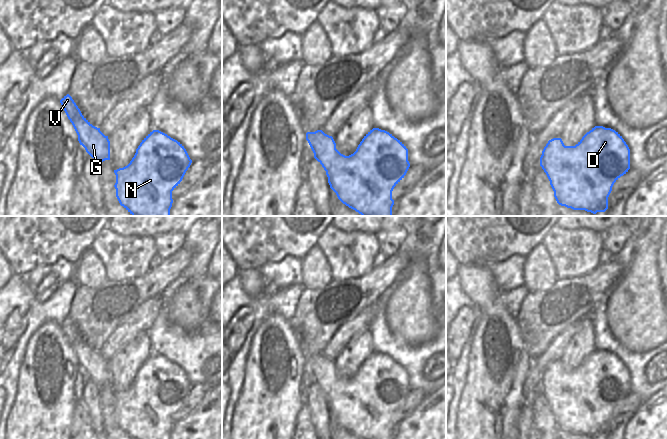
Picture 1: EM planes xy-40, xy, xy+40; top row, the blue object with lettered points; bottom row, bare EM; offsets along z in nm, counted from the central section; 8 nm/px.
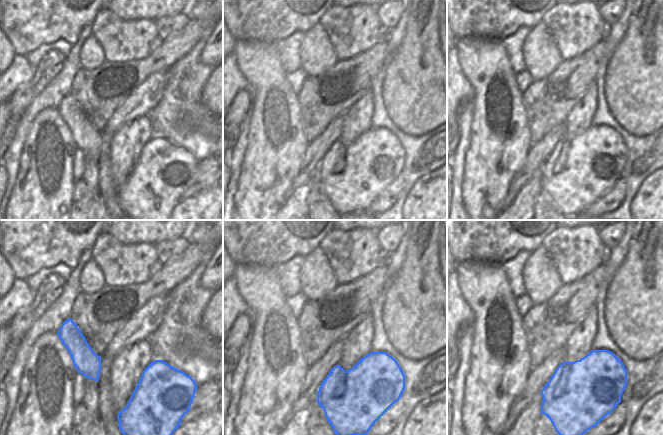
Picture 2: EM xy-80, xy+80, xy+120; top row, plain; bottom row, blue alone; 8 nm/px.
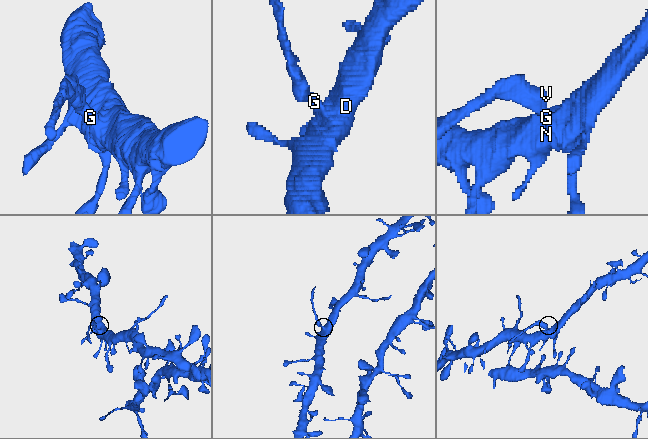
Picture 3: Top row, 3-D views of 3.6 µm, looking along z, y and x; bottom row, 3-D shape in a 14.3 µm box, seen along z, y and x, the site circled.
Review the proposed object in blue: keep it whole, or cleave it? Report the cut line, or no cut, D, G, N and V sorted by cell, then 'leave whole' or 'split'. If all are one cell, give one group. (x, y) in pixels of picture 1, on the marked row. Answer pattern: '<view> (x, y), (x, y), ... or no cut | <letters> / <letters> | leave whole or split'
no cut | D G N V | leave whole

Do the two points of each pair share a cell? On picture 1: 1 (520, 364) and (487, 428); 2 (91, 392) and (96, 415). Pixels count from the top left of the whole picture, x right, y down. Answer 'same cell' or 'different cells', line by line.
1: same cell
2: same cell

